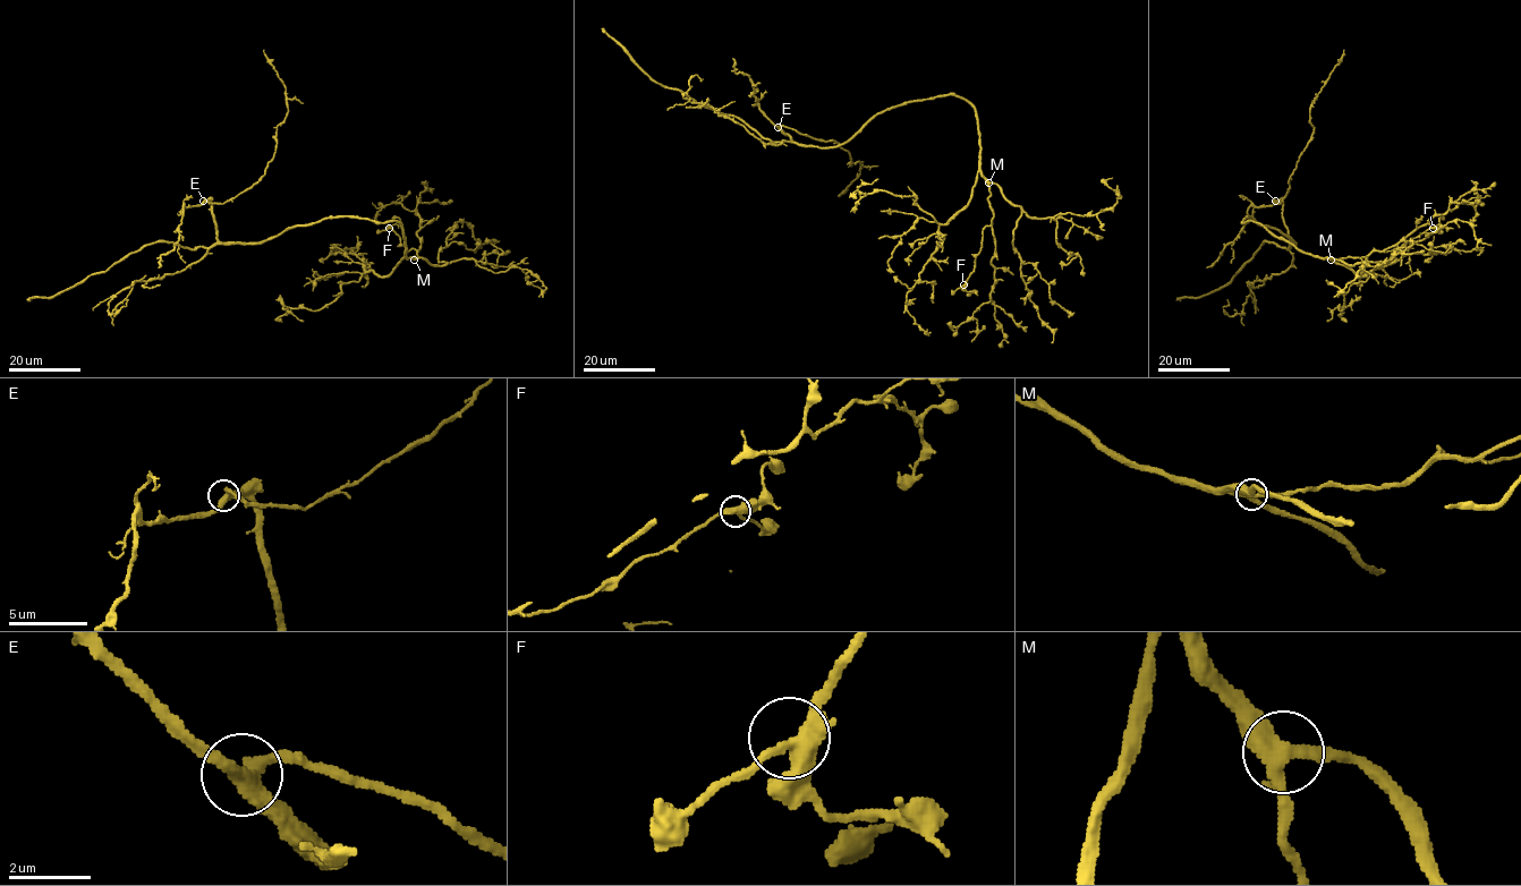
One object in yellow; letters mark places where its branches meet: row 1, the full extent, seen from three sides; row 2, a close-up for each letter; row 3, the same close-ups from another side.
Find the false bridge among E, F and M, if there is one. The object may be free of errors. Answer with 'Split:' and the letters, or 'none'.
Split: none

